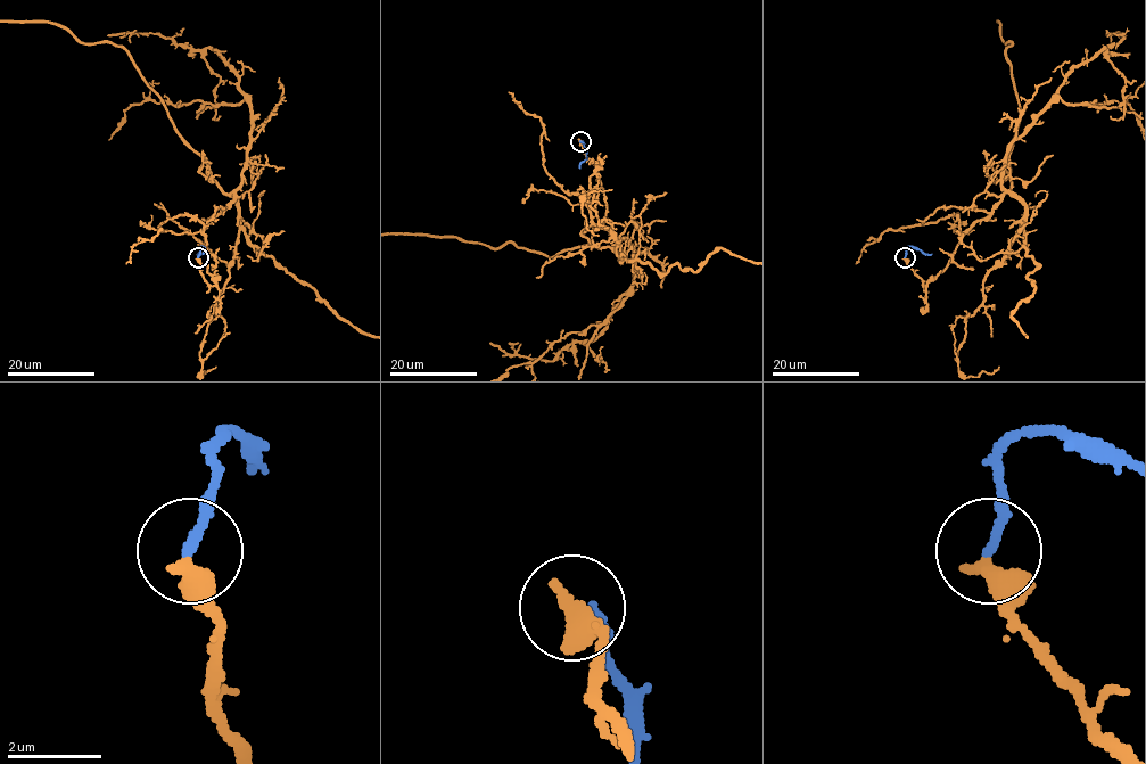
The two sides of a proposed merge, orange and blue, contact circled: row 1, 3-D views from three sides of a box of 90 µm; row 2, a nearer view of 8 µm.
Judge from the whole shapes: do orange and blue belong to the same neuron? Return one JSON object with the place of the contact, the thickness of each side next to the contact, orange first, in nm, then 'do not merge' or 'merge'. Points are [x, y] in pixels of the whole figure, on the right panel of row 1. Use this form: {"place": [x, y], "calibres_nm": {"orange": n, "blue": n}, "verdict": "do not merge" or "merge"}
{"place": [905, 257], "calibres_nm": {"orange": 460, "blue": 220}, "verdict": "merge"}

